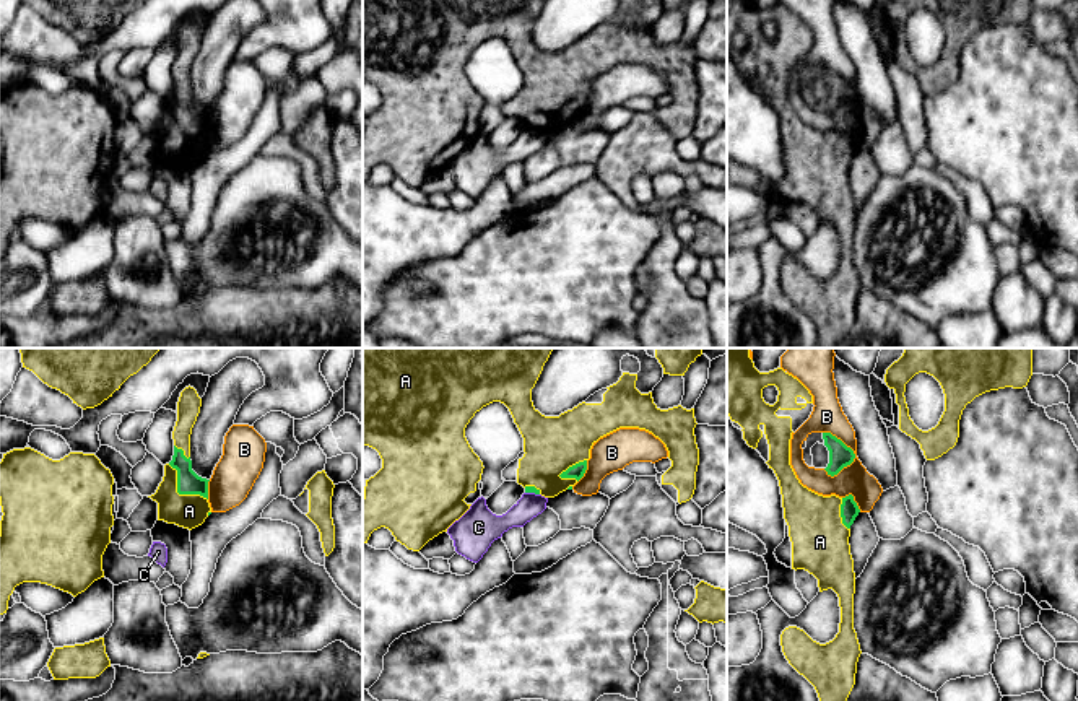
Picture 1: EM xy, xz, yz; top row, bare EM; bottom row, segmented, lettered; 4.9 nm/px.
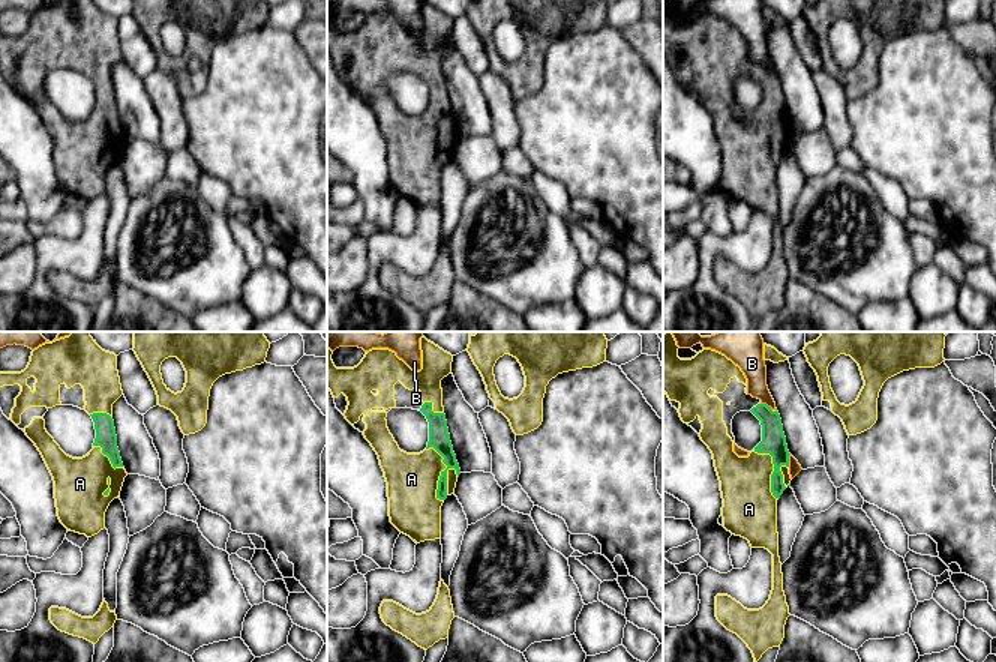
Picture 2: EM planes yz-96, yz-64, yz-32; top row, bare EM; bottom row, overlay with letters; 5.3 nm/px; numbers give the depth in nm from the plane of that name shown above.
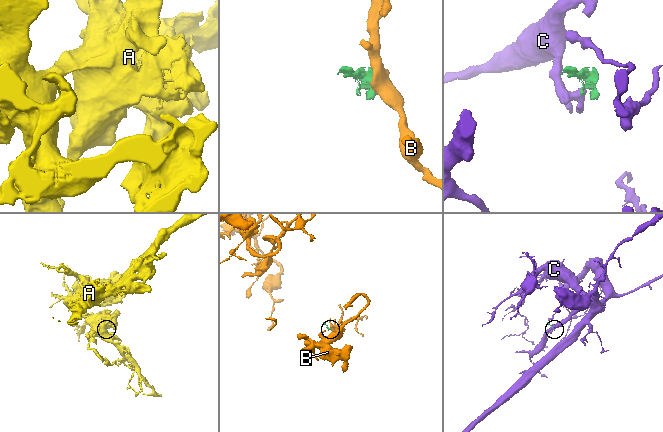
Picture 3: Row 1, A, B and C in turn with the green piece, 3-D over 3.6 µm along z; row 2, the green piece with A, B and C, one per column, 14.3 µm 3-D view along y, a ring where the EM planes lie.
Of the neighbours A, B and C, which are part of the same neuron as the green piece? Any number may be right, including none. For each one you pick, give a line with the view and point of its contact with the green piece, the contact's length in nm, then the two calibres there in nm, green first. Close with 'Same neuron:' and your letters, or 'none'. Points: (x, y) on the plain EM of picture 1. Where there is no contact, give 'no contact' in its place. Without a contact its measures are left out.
A: contact xy (178, 127); length 260 nm; calibres 110 and 170 nm
Same neuron: A

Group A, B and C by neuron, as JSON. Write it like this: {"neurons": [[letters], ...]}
{"neurons": [["A"], ["B"], ["C"]]}

